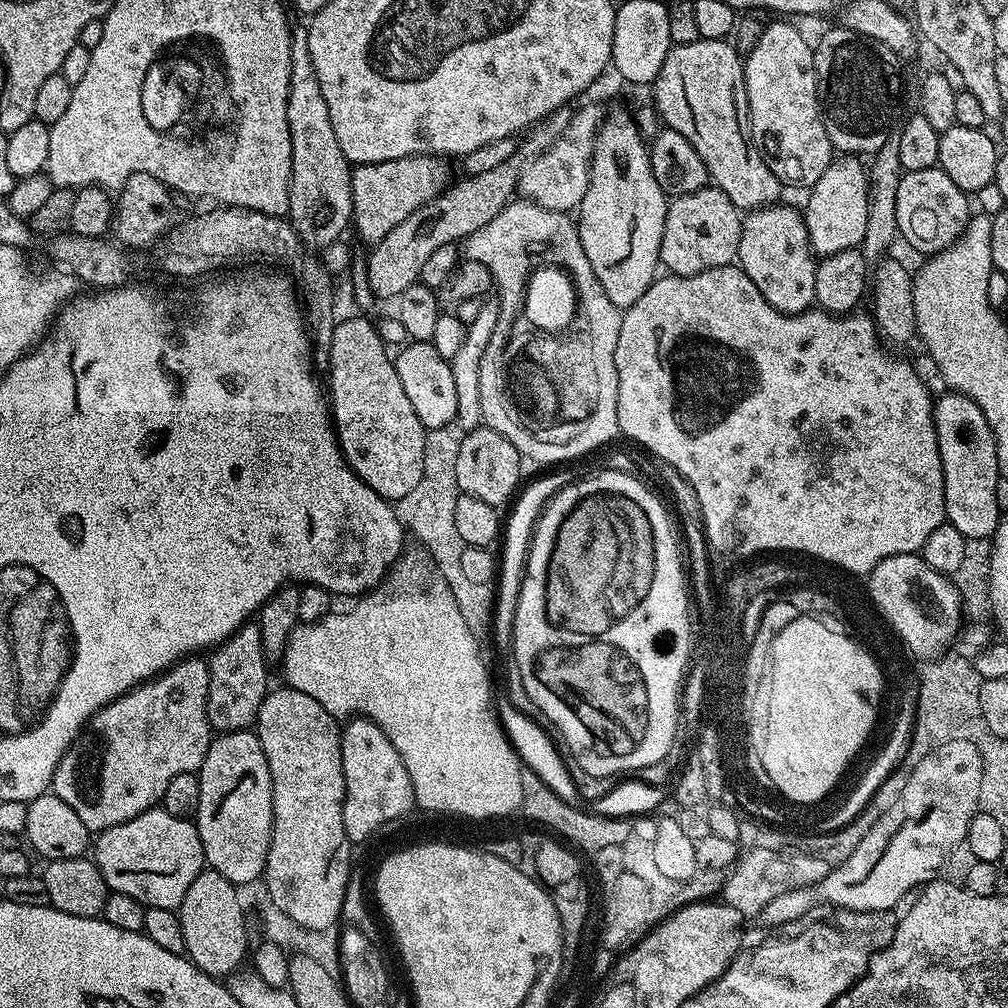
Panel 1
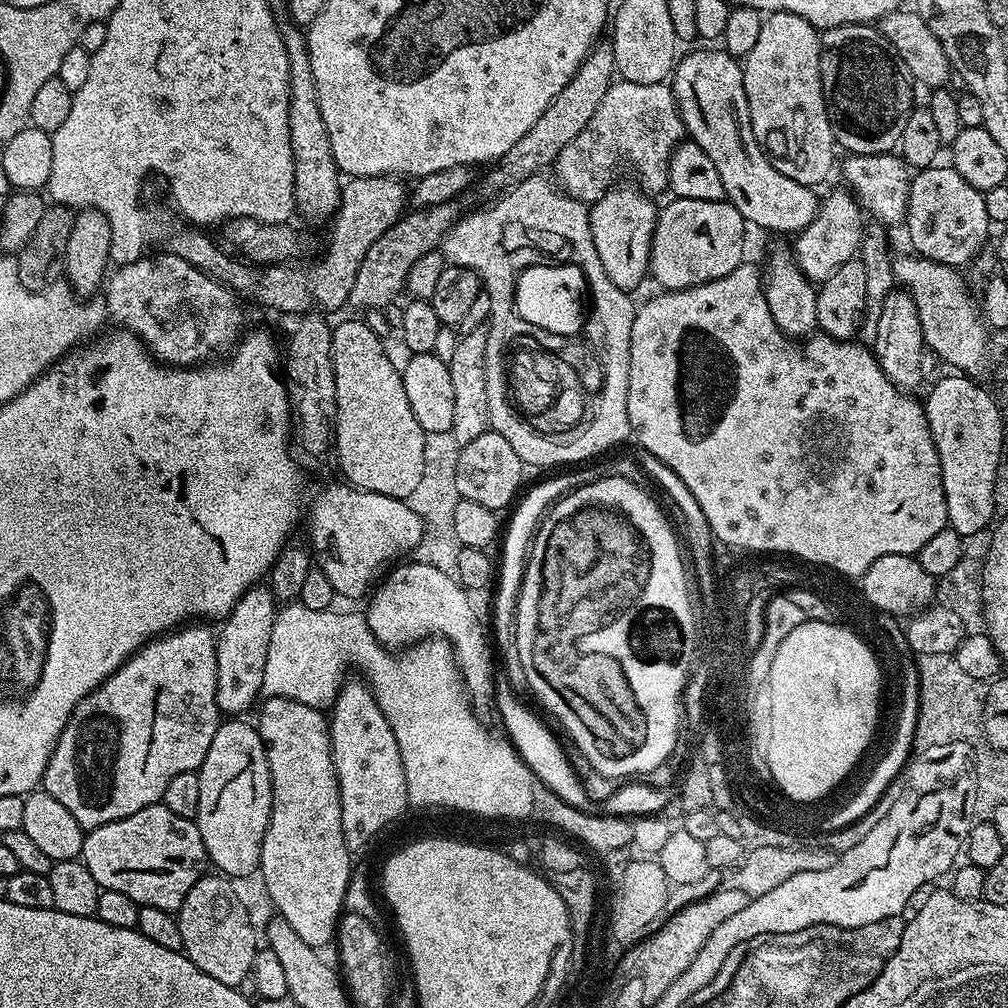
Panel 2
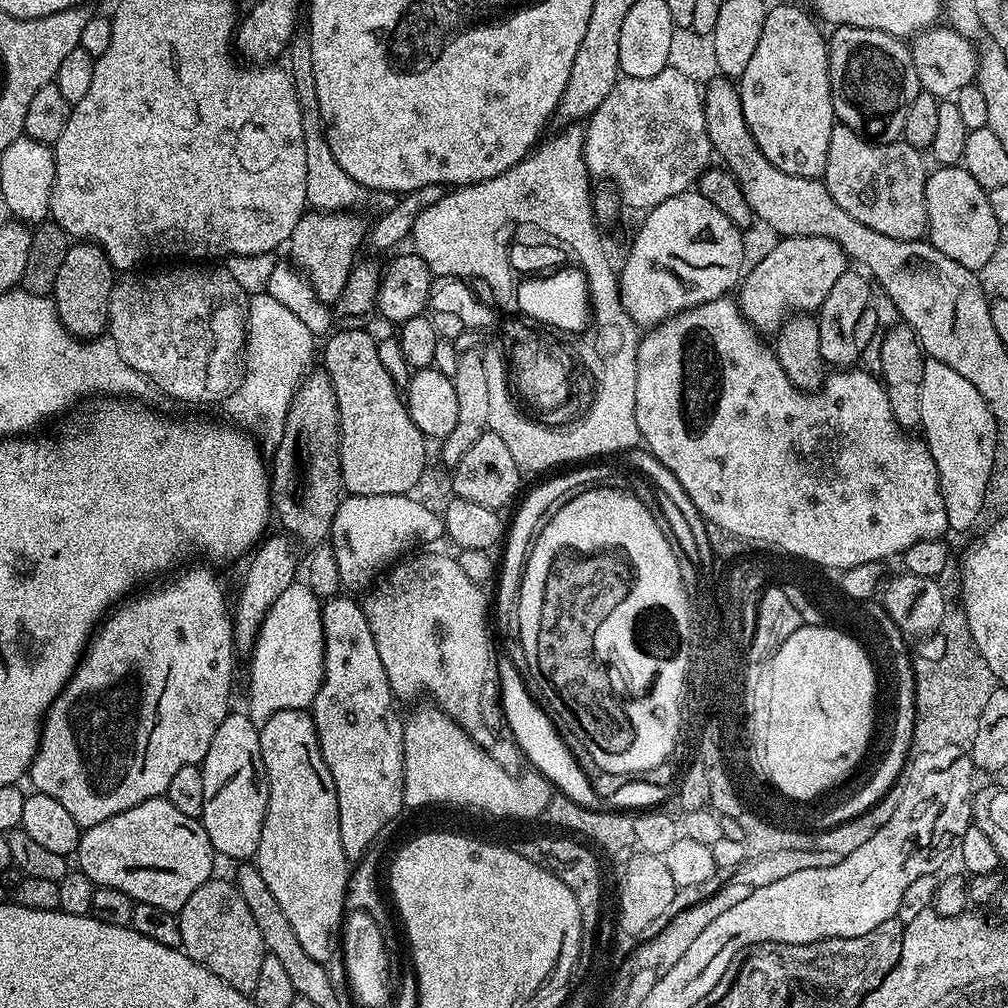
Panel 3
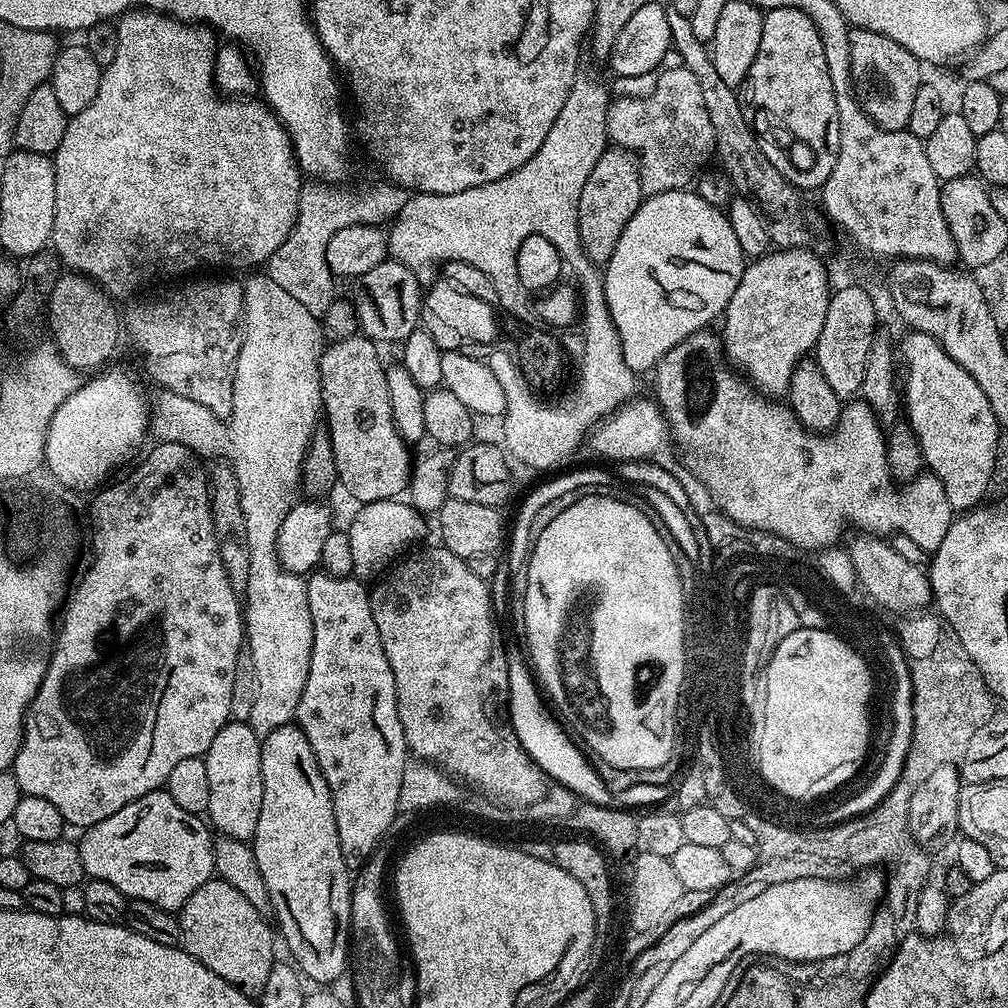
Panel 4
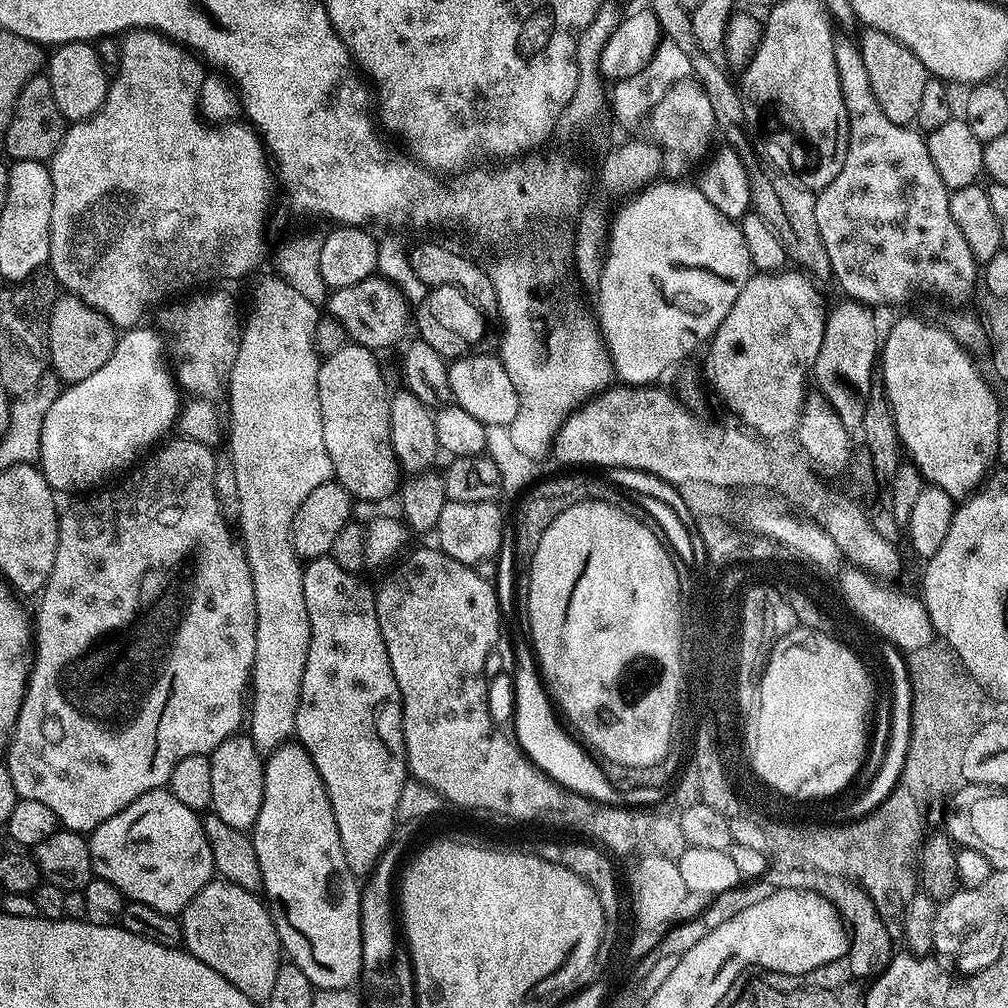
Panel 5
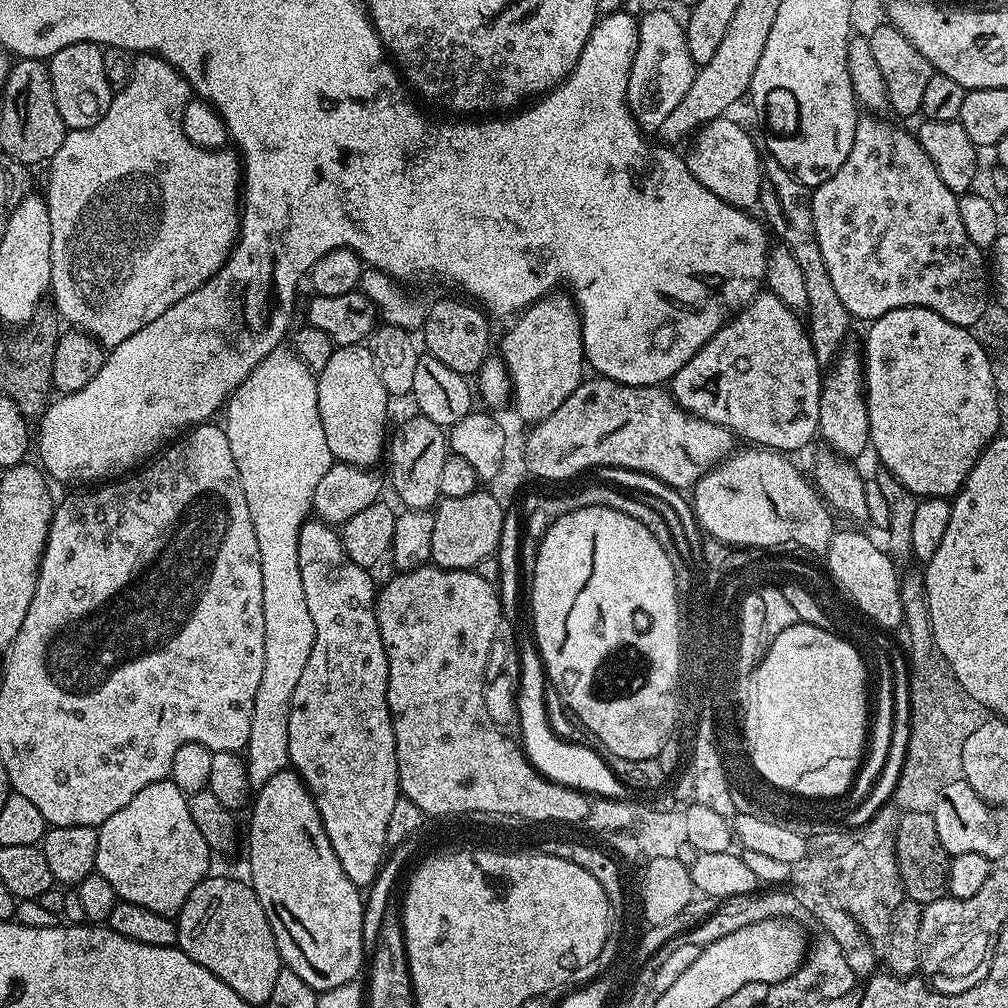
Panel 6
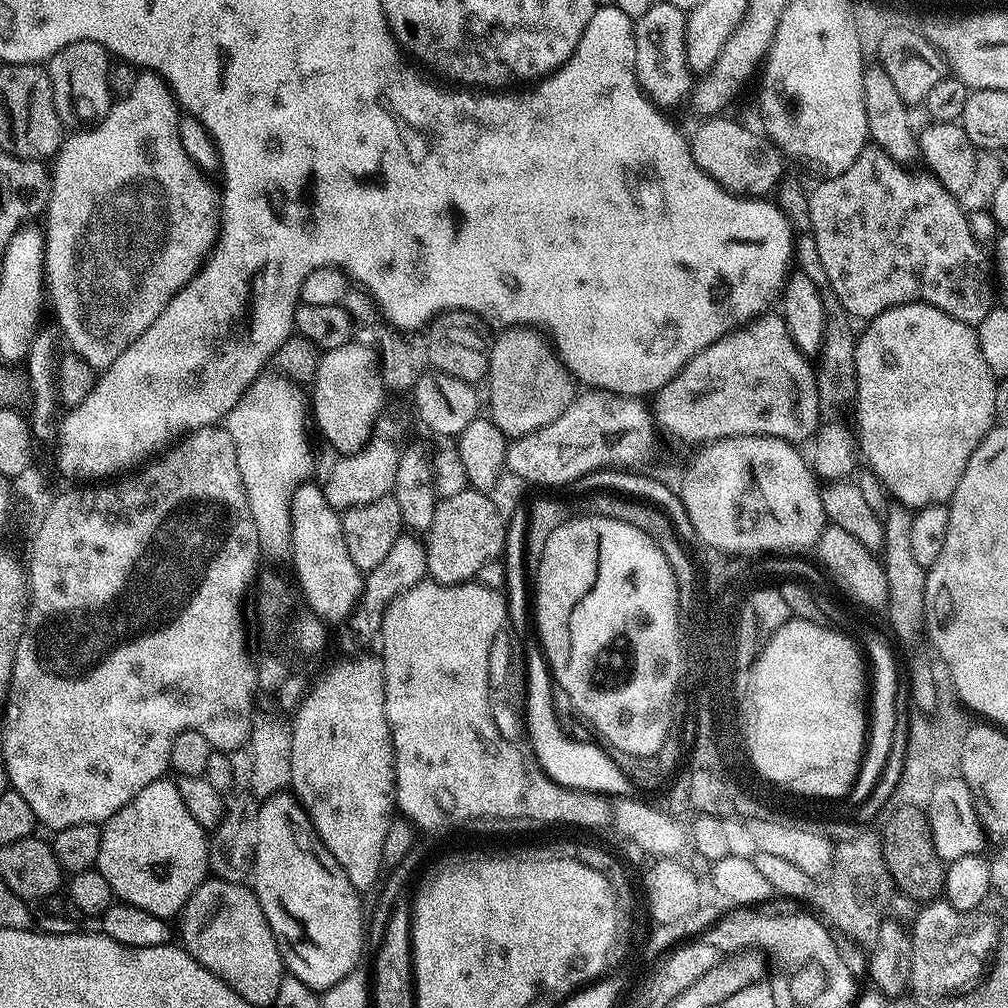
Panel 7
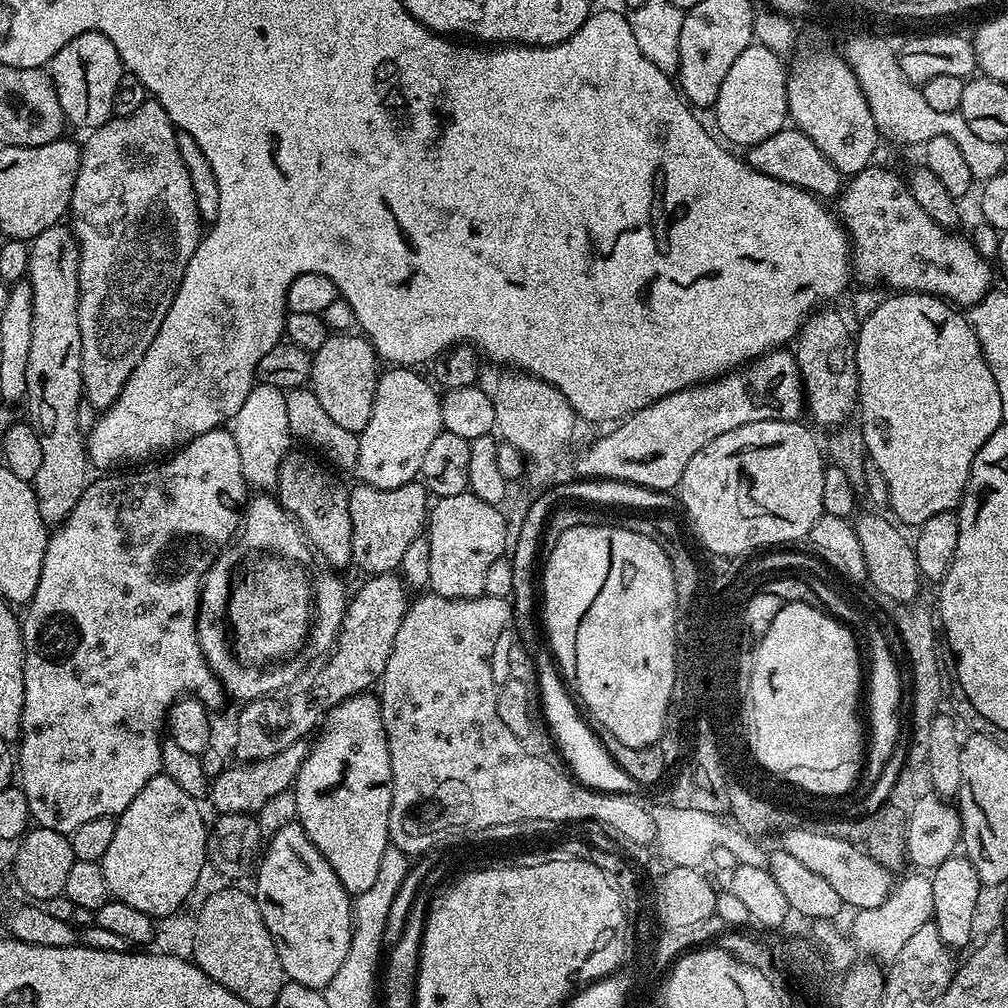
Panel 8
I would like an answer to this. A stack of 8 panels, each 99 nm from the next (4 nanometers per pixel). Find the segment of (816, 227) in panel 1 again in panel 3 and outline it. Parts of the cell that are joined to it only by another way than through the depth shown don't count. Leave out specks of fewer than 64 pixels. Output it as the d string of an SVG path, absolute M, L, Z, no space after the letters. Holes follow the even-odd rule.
M785 236L775 242L753 268L747 269L738 285L740 312L761 334L779 333L790 316L815 313L826 302L834 282L850 268L848 255L830 238Z

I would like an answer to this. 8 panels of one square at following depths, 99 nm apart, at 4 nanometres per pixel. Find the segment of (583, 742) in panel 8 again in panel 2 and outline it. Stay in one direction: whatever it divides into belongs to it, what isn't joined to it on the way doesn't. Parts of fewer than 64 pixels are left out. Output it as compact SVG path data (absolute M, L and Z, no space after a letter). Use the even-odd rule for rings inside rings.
M503 674L497 675L494 680L494 708L504 719L504 728L507 739L510 741L517 754L524 759L524 764L532 771L535 779L550 788L554 794L562 798L566 804L584 812L591 813L594 805L586 798L586 792L582 790L581 783L578 782L577 775L574 774L573 767L570 766L569 759L566 758L565 752L561 748L561 744L557 742L557 738L552 733L552 729L548 728L543 719L538 715L535 716L526 705L524 700L512 691L510 682Z

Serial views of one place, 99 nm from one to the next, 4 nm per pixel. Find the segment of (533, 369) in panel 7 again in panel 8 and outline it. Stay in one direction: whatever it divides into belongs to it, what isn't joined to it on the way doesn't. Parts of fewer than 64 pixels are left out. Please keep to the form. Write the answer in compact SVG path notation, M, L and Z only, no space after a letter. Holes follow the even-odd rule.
M509 373L497 382L491 393L495 402L495 431L505 443L515 446L528 459L525 479L540 488L553 481L560 456L578 425L578 417L565 395L552 384L528 373Z

